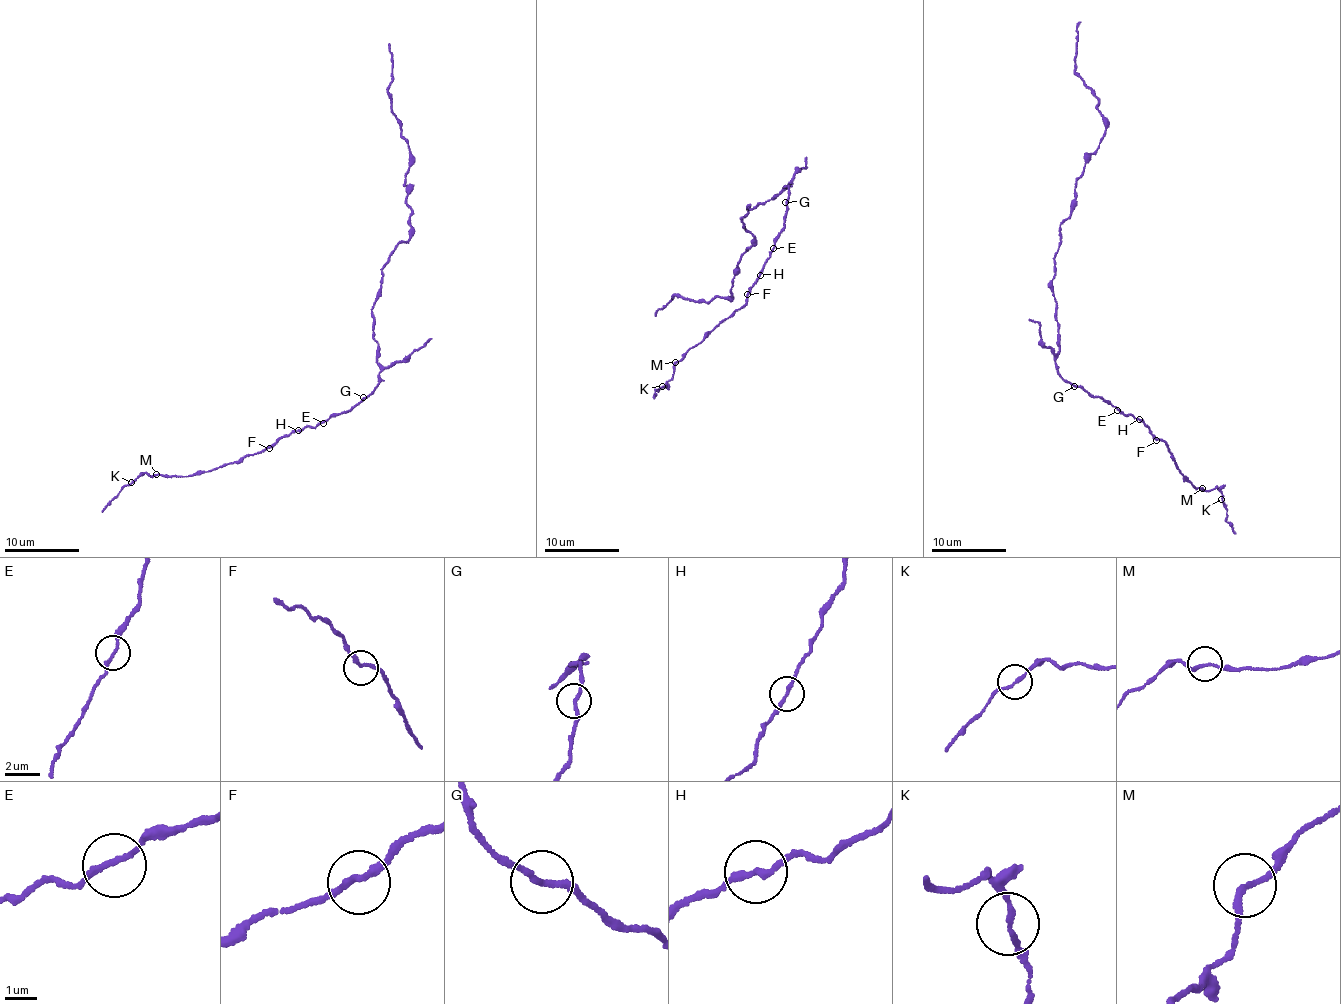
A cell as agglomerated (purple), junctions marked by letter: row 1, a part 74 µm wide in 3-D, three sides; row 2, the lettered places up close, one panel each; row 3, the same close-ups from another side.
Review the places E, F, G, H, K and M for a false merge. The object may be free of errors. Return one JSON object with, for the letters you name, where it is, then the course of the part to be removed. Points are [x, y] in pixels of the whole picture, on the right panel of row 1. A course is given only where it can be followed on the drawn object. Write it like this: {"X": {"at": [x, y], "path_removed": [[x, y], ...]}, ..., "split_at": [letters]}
{"split_at": []}

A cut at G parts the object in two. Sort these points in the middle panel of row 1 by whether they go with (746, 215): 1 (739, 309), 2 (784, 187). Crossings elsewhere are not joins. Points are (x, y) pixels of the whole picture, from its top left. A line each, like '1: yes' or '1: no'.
1: no
2: yes

